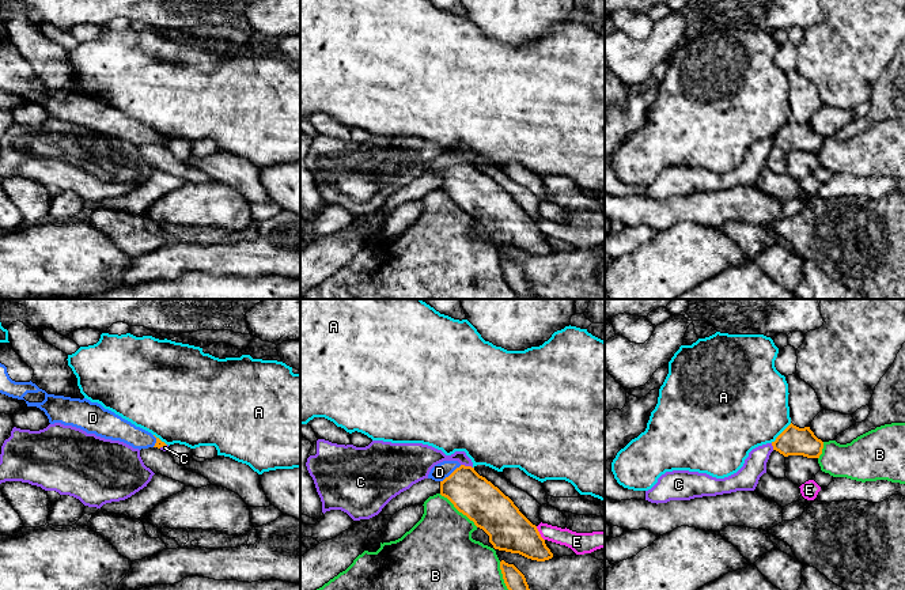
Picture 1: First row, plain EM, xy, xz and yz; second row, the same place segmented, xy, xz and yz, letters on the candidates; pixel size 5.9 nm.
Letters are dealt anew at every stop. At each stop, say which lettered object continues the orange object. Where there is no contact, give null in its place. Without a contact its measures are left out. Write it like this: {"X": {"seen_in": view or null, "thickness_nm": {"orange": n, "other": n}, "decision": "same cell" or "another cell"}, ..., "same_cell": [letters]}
{"A": {"seen_in": "yz", "thickness_nm": {"orange": 170, "other": 480}, "decision": "another cell"}, "B": {"seen_in": "xz", "thickness_nm": {"orange": 120, "other": 500}, "decision": "another cell"}, "C": {"seen_in": "xz", "thickness_nm": {"orange": 240, "other": 150}, "decision": "another cell"}, "D": {"seen_in": "xz", "thickness_nm": {"orange": 240, "other": 100}, "decision": "same cell"}, "E": {"seen_in": "xz", "thickness_nm": {"orange": 240, "other": 120}, "decision": "another cell"}, "same_cell": ["D"]}

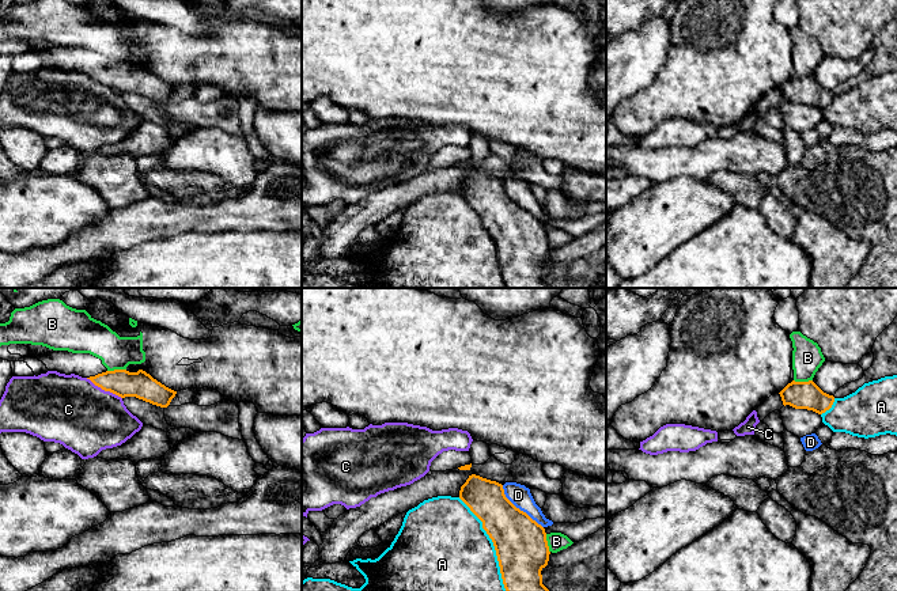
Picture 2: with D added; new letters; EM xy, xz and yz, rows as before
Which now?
{"A": {"seen_in": "xz", "thickness_nm": {"orange": 320, "other": 500}, "decision": "another cell"}, "B": {"seen_in": "xy", "thickness_nm": {"orange": 160, "other": 200}, "decision": "another cell"}, "C": {"seen_in": "xy", "thickness_nm": {"orange": 160, "other": 420}, "decision": "another cell"}, "D": {"seen_in": "xz", "thickness_nm": {"orange": 320, "other": 120}, "decision": "another cell"}, "same_cell": []}

